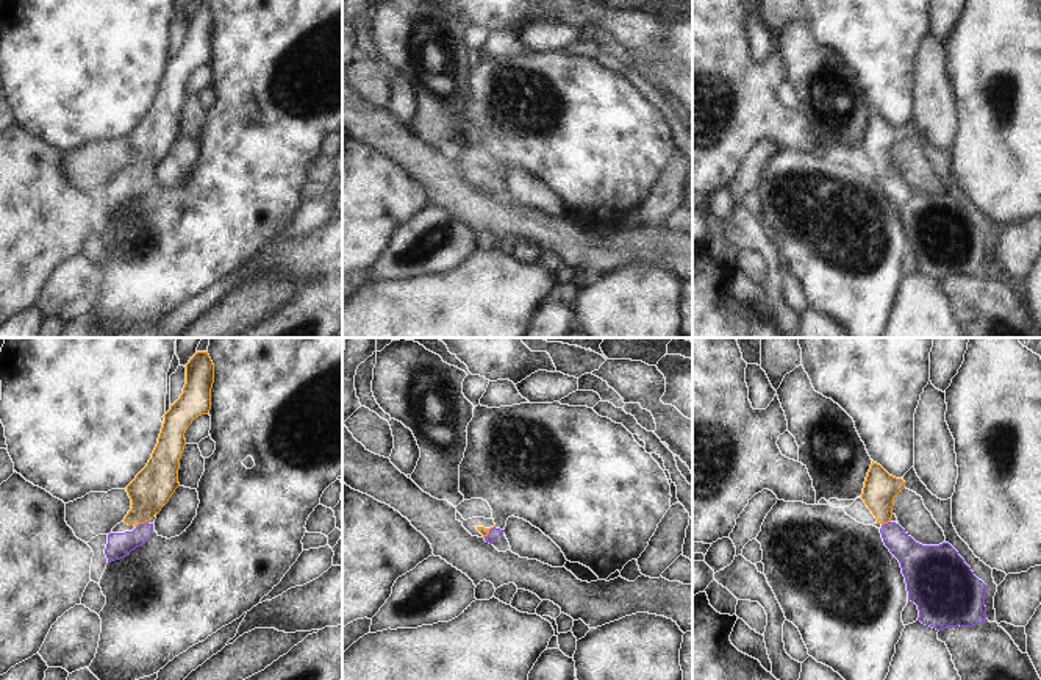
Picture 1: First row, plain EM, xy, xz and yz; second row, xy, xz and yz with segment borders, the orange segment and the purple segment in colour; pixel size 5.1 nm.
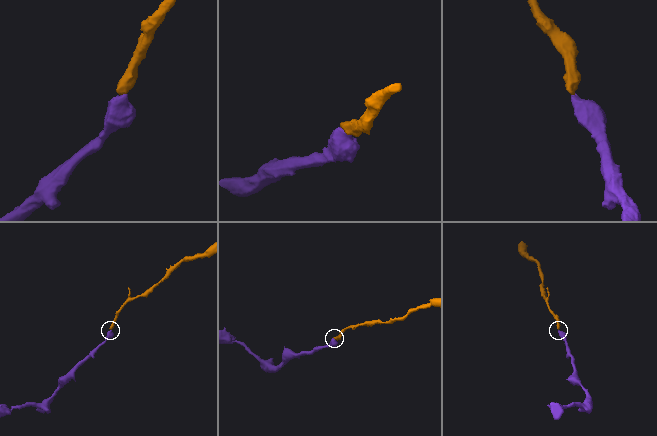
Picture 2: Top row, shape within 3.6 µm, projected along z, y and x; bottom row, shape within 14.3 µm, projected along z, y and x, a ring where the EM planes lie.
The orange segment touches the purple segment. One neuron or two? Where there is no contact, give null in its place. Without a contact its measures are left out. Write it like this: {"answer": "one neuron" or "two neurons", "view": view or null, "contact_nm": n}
{"answer": "one neuron", "view": "xy", "contact_nm": 70}

